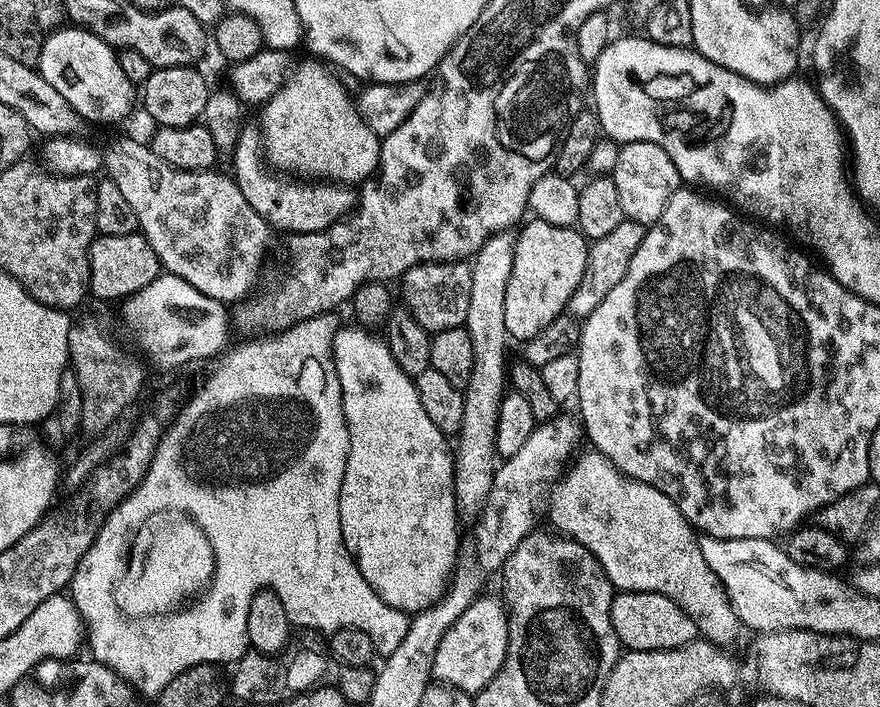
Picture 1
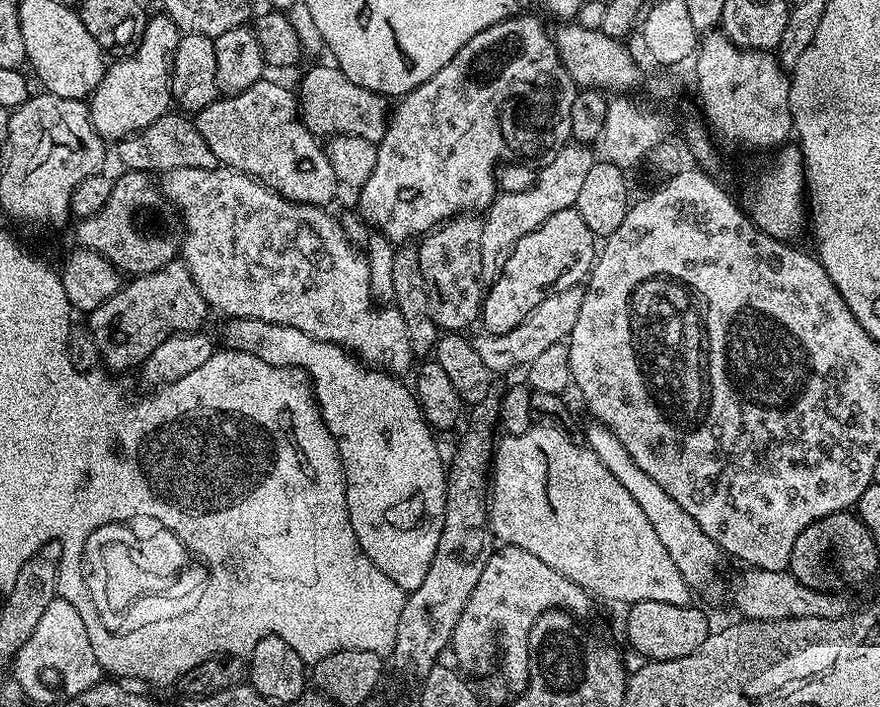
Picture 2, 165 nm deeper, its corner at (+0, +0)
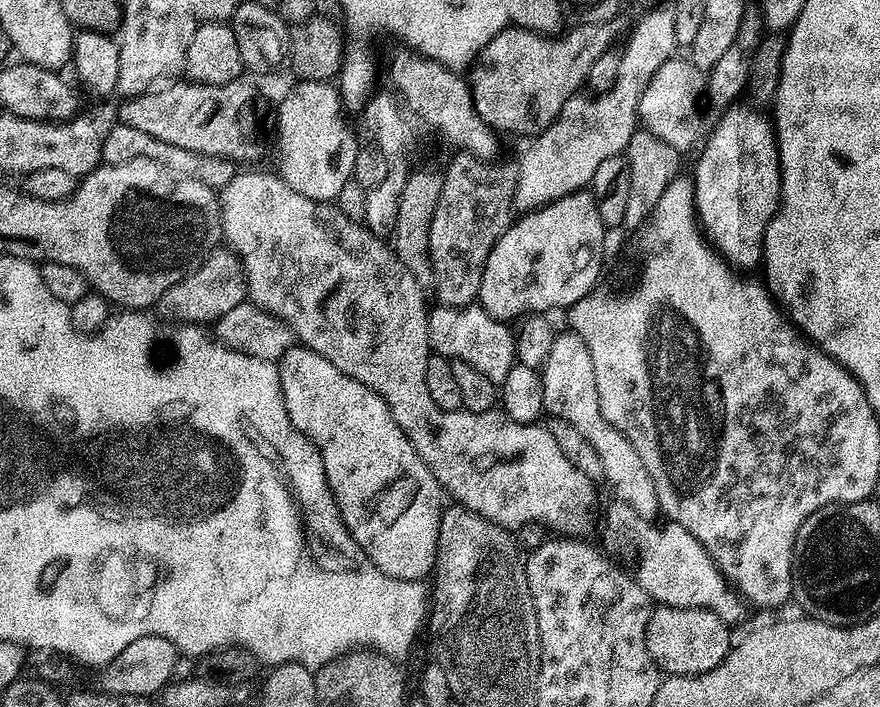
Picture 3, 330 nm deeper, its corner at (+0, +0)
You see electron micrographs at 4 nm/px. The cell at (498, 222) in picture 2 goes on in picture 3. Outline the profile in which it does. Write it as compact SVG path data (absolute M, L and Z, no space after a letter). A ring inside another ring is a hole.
M652 8L636 24L628 45L622 48L622 62L614 86L599 94L577 94L562 106L558 118L520 156L516 168L515 207L521 213L541 208L571 192L587 189L594 178L594 170L606 158L621 155L630 138L638 131L637 108L643 91L652 75L663 63L678 52L674 11Z

